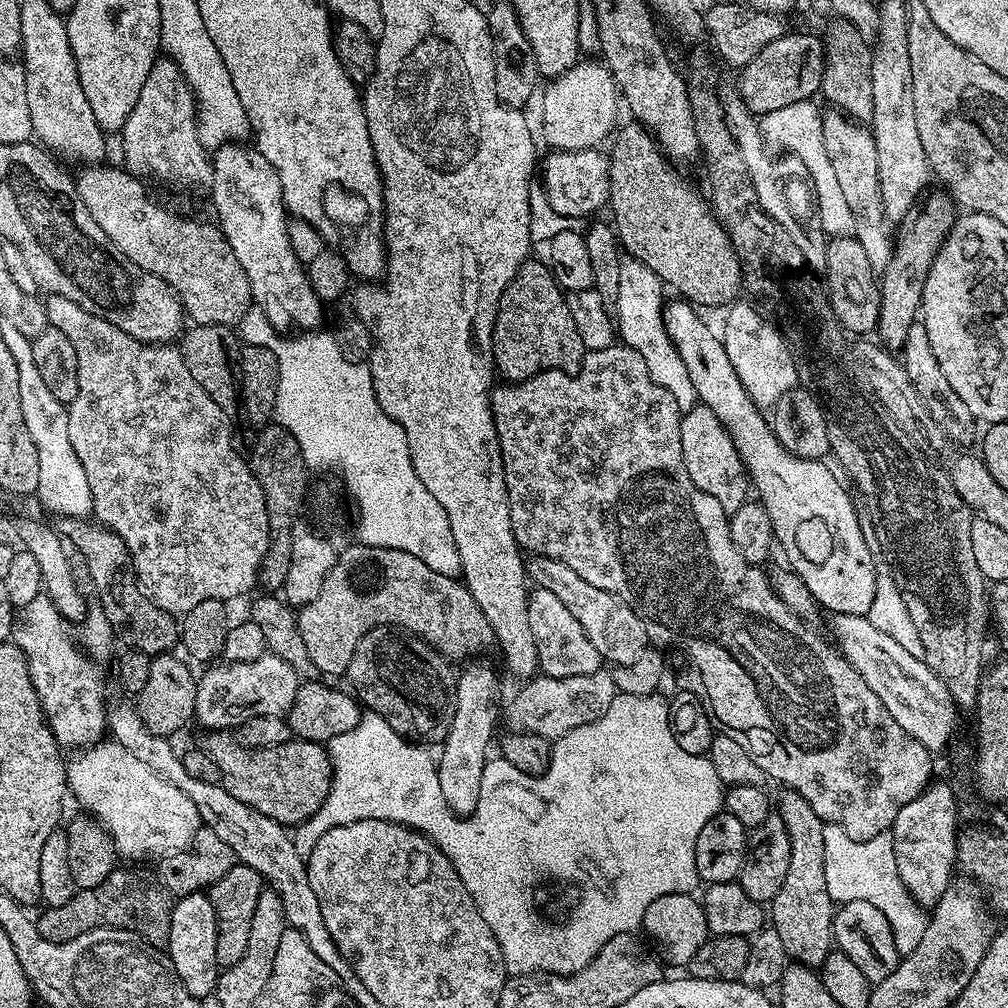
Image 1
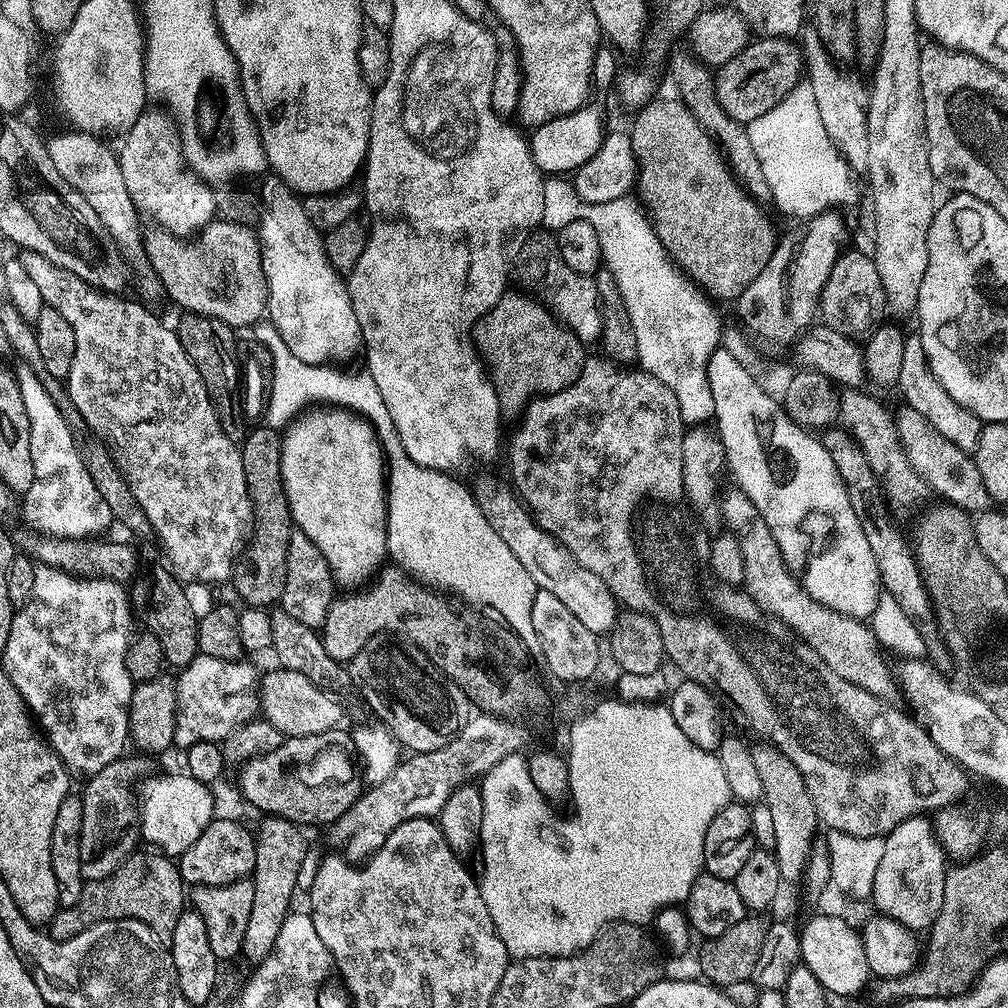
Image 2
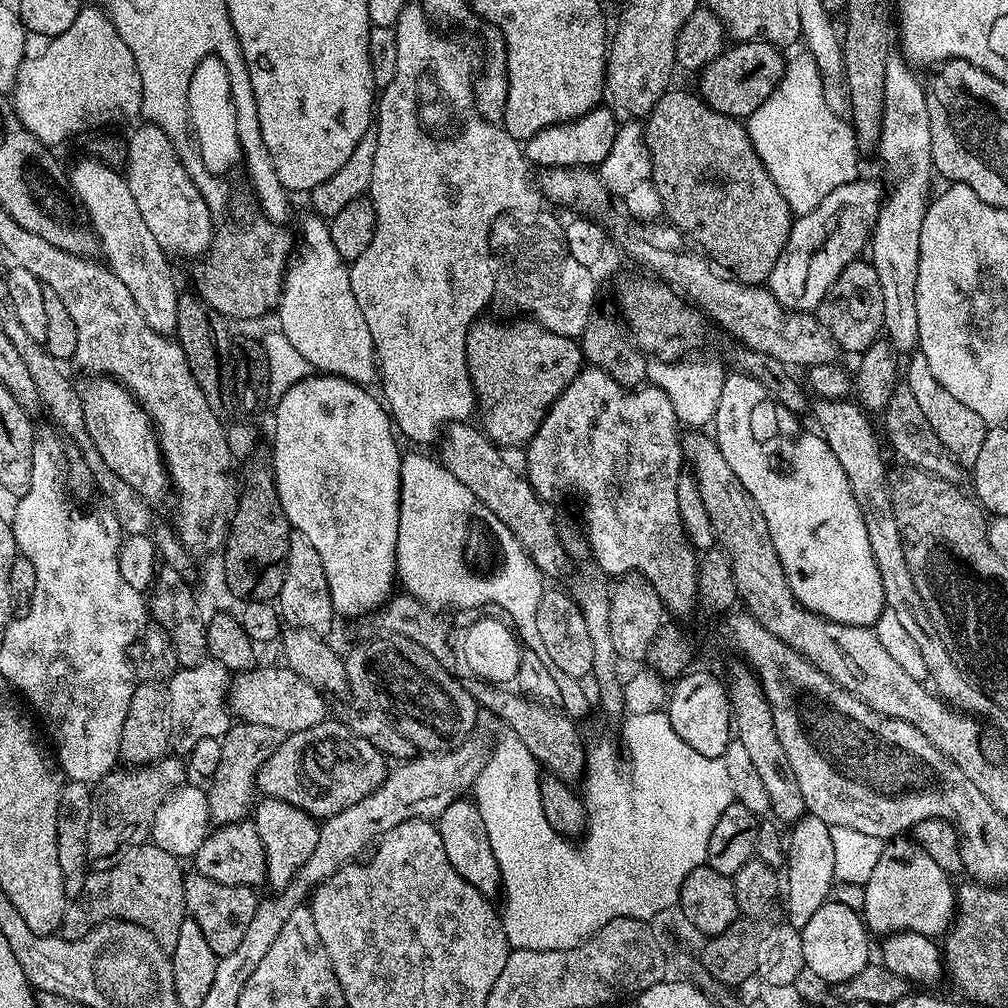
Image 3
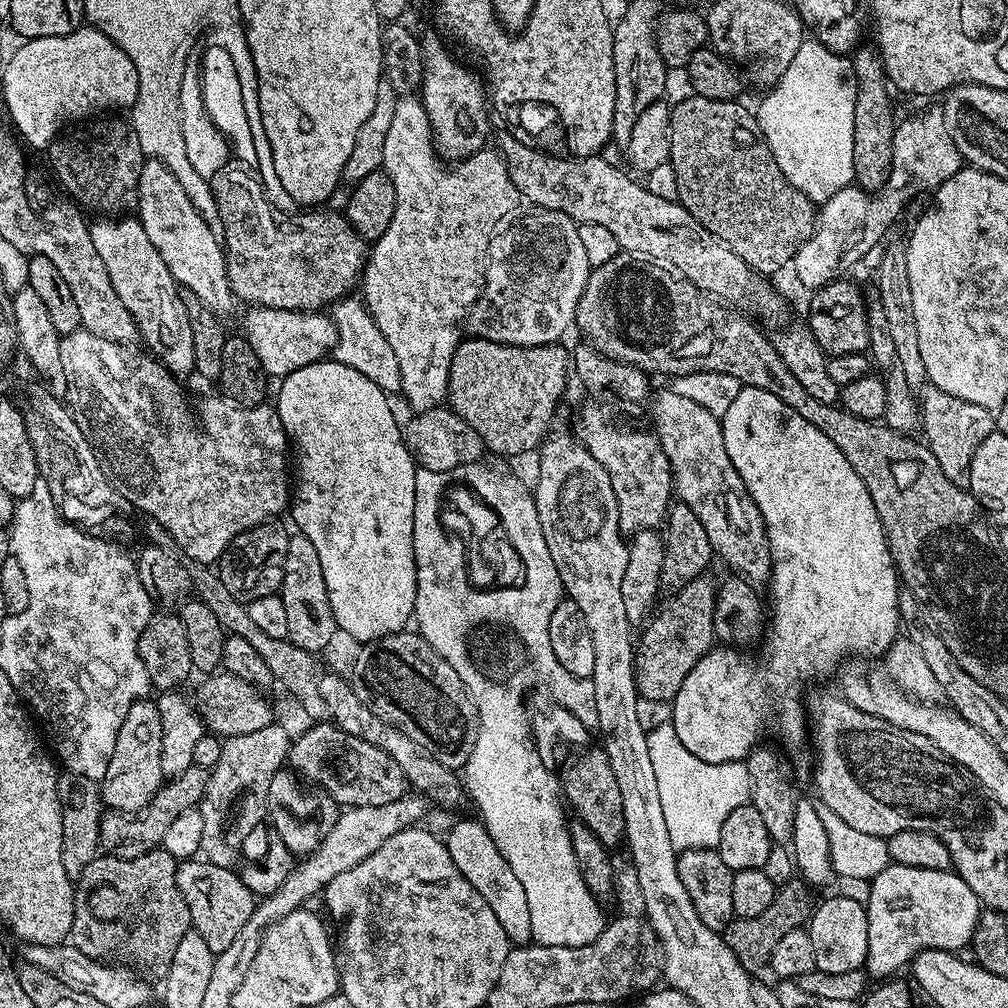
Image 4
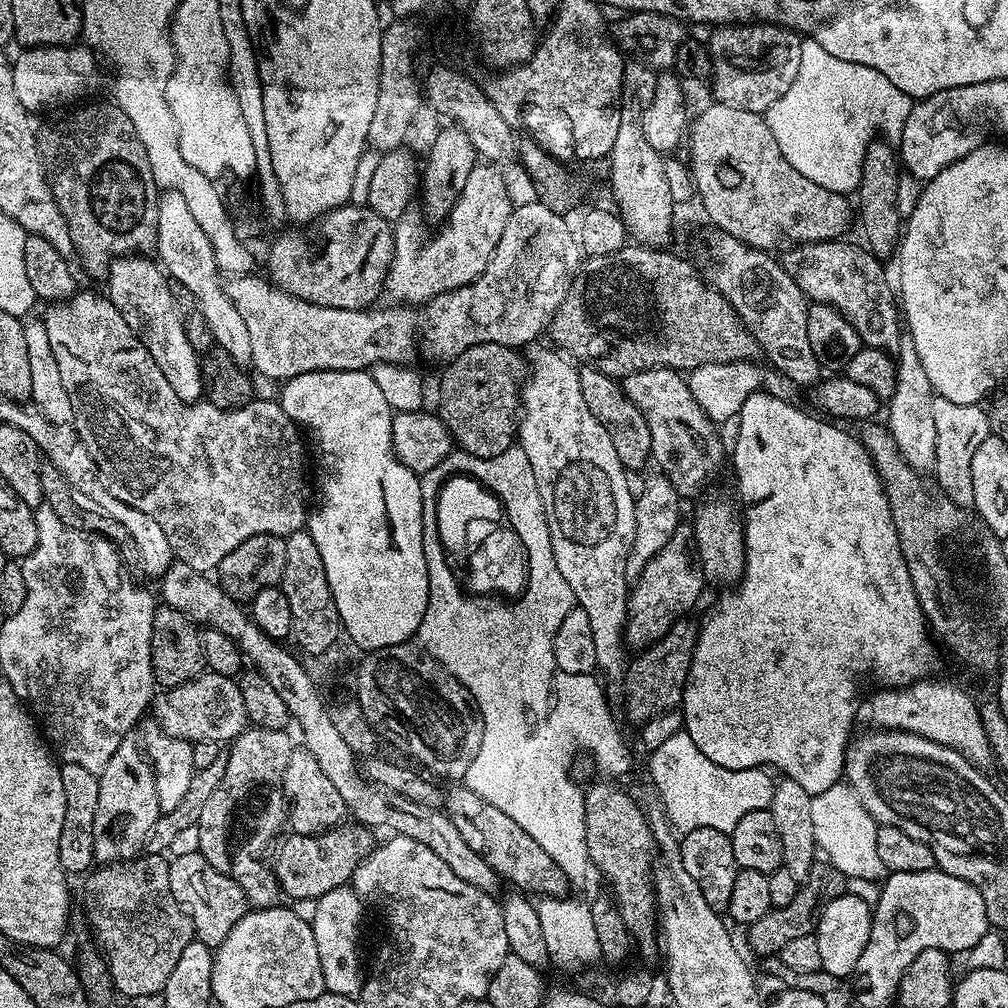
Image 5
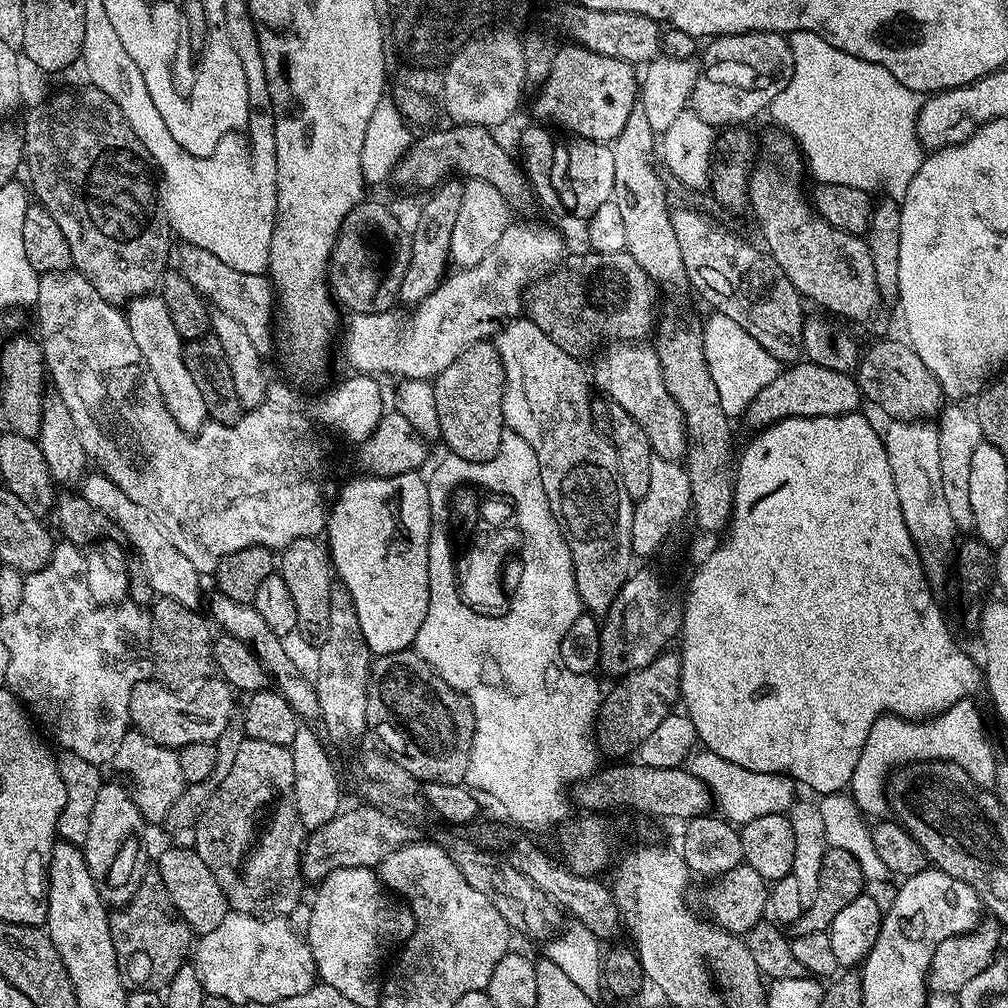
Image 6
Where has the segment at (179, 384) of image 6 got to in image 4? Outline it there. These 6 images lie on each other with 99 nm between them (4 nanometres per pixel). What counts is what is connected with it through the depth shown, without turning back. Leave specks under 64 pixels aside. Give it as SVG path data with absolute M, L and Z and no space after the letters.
M139 219L132 220L92 220L90 238L102 257L103 264L110 274L114 294L130 310L136 323L139 339L145 344L155 359L172 374L182 378L195 369L194 333L190 330L190 318L186 318L186 306L182 306L180 288L176 279L166 270L162 254L154 250L154 242L146 238L146 230Z

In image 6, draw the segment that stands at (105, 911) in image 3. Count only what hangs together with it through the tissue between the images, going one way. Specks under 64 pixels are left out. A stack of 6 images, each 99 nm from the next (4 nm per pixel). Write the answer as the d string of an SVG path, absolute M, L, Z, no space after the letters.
M156 870L145 871L134 898L109 915L108 925L114 954L118 958L118 970L124 975L125 985L136 990L167 989L194 948L192 927L185 922L182 914L178 914L174 902L170 902L166 882Z

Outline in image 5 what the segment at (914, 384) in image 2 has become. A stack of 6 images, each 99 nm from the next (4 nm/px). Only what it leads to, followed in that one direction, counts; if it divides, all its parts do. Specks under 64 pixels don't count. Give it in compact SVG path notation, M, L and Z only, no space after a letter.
M945 396L934 399L934 466L931 475L936 476L935 487L939 495L950 498L954 506L969 510L974 509L974 481L970 475L974 450L978 450L992 432L988 412L982 409L980 404L950 402L950 398Z

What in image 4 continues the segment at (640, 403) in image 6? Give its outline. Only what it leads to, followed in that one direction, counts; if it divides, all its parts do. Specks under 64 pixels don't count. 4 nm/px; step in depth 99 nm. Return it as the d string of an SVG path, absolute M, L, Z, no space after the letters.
M665 390L656 400L656 425L654 425L654 431L672 467L674 492L678 497L679 503L690 506L690 510L694 510L694 514L698 514L698 522L702 522L702 527L706 529L706 538L710 538L710 546L712 547L713 553L715 553L719 559L721 556L721 558L732 567L731 571L735 573L735 575L741 576L745 582L753 586L761 586L760 584L767 585L772 579L772 551L770 550L770 542L768 541L768 529L764 526L764 519L758 510L758 506L754 502L754 498L750 498L748 487L742 482L738 470L734 470L734 462L730 462L730 454L726 454L726 442L722 438L722 426L720 425L720 421L721 417L710 414L710 410L706 410L706 406L698 406L698 402L690 402L690 398L682 398L682 394L671 390Z

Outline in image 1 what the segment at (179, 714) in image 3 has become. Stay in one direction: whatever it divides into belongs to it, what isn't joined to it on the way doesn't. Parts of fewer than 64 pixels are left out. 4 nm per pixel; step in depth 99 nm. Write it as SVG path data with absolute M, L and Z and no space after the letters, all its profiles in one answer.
M271 654L254 658L254 662L216 662L205 668L196 682L194 717L204 730L236 730L246 718L258 718L258 714L287 717L302 683L290 662Z

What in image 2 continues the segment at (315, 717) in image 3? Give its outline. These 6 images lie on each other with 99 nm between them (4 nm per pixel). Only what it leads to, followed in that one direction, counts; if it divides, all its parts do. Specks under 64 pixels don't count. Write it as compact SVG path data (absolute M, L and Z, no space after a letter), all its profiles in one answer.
M277 667L276 672L265 675L262 680L260 701L263 719L270 721L285 738L305 736L306 734L322 734L341 727L340 719L344 716L344 708L335 700L332 692L324 692L306 674L295 672L289 668Z

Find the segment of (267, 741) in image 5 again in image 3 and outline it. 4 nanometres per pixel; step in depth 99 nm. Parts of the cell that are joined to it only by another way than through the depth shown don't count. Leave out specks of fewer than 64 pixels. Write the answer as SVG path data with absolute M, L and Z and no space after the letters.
M243 722L233 723L228 729L228 733L220 740L222 762L218 762L218 770L214 770L210 778L209 784L212 785L207 785L206 788L213 825L236 824L253 811L254 801L258 796L256 776L262 770L266 758L270 758L270 754L274 754L274 750L282 746L285 735L282 730L274 730L274 726L258 726Z

